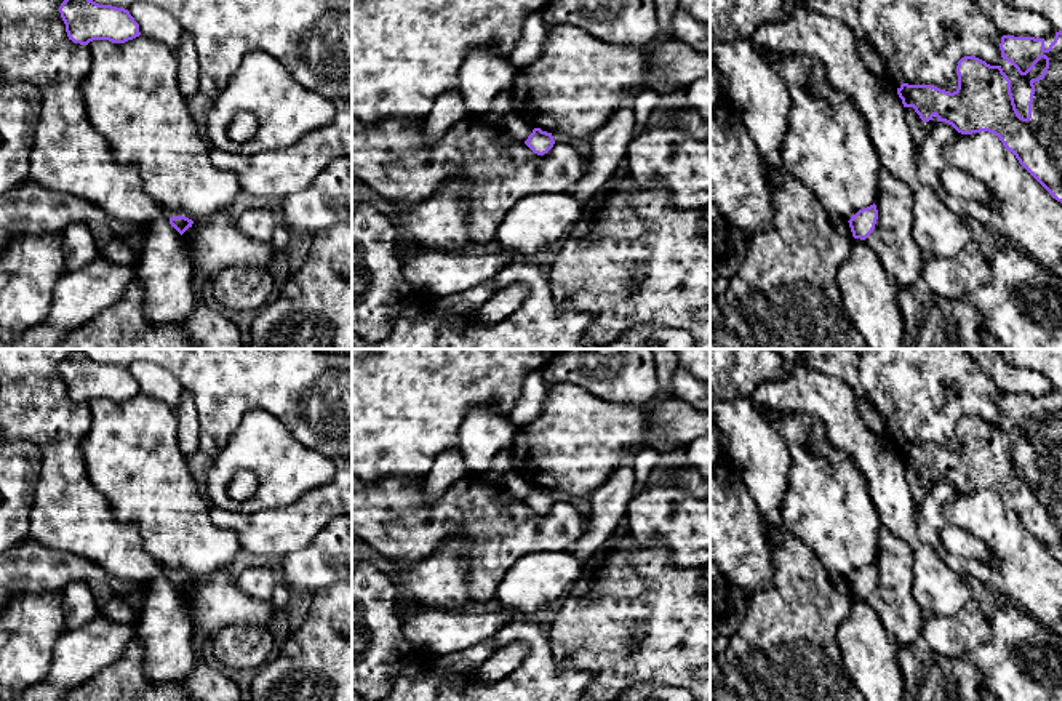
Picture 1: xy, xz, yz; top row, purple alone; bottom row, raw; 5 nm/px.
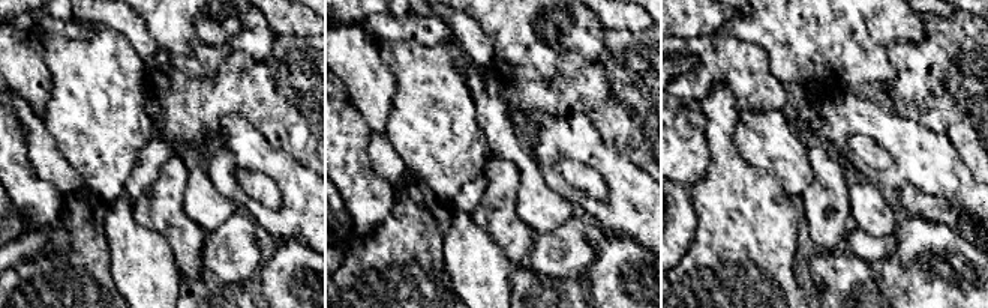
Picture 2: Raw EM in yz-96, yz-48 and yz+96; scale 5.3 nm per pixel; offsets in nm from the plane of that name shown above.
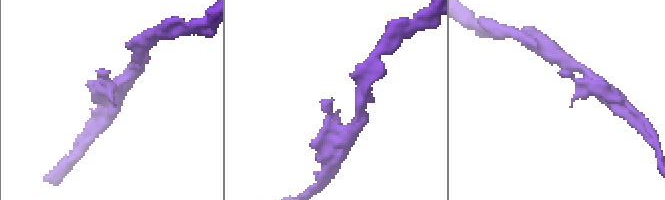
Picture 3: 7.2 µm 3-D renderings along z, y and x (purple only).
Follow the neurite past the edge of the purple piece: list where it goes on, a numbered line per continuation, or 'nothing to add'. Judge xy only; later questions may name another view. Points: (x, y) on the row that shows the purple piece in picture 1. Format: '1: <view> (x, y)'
nothing to add

